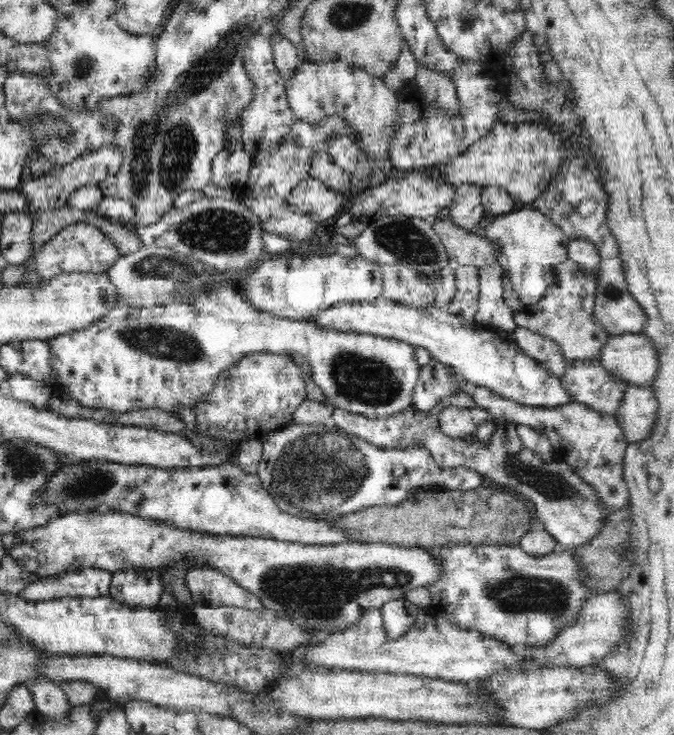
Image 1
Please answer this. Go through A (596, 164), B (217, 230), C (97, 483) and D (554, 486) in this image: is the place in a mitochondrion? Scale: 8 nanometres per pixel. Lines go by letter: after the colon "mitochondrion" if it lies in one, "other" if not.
A: other
B: mitochondrion
C: mitochondrion
D: mitochondrion

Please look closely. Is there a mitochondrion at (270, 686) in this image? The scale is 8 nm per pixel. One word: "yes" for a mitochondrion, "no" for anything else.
no

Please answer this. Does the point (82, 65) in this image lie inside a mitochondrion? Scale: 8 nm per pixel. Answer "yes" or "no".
yes

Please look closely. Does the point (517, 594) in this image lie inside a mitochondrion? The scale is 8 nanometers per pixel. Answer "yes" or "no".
yes

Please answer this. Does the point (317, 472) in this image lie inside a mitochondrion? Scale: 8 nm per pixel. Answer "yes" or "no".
yes

